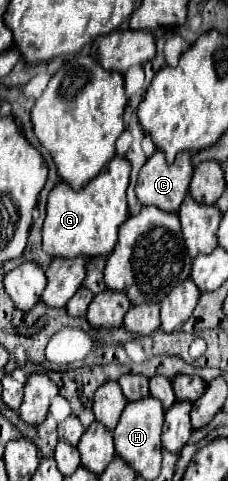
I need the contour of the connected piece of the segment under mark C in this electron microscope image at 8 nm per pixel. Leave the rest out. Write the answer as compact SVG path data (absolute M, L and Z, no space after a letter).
M157 150L143 170L135 186L137 198L143 206L157 206L165 212L177 212L187 196L193 176L193 164L189 152L179 152L173 164L165 162L165 154Z

